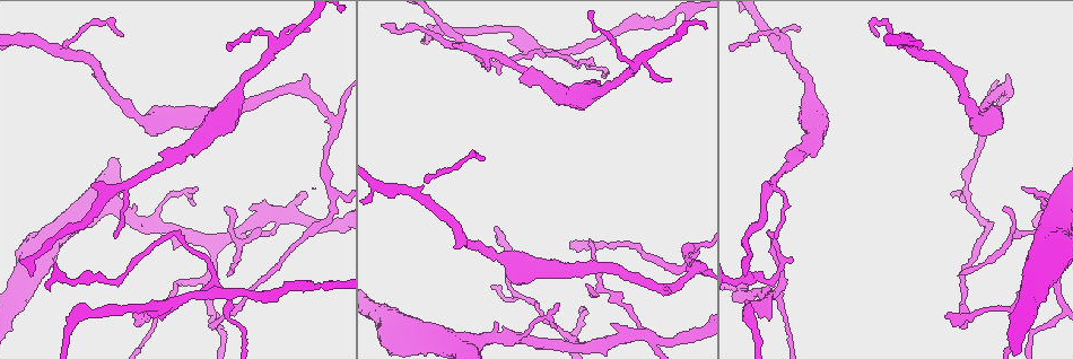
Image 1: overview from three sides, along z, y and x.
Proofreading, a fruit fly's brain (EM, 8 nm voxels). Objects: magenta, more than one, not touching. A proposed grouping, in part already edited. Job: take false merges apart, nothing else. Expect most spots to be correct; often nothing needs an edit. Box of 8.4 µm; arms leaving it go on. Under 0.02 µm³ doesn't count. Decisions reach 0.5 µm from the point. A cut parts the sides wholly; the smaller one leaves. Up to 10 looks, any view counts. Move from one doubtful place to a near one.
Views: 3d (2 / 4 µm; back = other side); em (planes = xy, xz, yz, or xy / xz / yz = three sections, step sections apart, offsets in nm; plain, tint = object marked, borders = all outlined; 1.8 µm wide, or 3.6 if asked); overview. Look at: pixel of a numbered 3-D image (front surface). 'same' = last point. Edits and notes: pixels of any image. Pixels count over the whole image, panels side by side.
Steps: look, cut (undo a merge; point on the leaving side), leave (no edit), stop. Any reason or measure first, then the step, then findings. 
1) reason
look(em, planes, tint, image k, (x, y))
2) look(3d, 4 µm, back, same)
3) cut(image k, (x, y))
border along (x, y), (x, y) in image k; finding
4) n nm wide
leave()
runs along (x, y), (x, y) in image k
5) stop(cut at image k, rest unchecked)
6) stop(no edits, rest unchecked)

side arm on a straight run
look(3d, 4 µm, image 1, (692, 270))

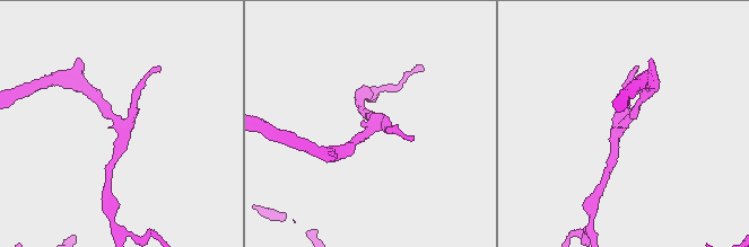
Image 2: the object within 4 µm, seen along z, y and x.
3 arms
look(em, xz, step 8, tint, image 2, (621, 126))

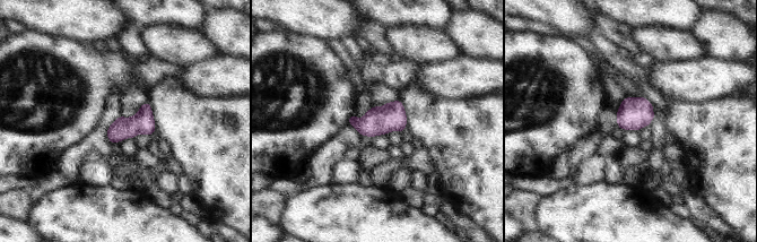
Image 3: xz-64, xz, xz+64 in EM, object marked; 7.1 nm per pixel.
cut it another way
look(em, planes, borders, same)

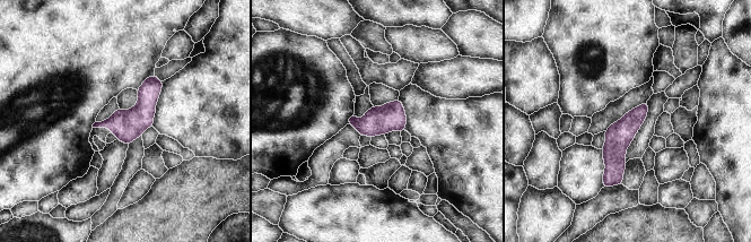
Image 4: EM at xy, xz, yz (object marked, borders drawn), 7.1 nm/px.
leave()
runs along (645, 106), (618, 137), (605, 183) in image 4; one neuron here

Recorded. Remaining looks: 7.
sudden change in width
look(3d, 4 µm, back, image 1, (570, 335))

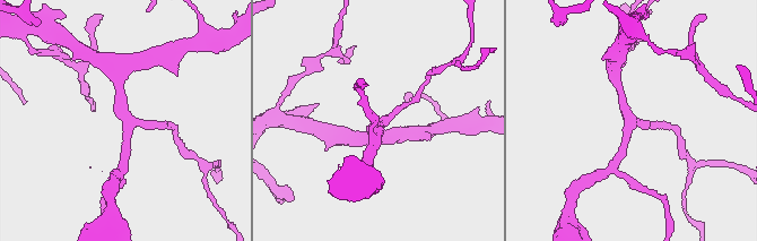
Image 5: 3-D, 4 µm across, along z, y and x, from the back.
3 arms; need the tissue
look(em, yz, step 4, borders, image 5, (128, 116))

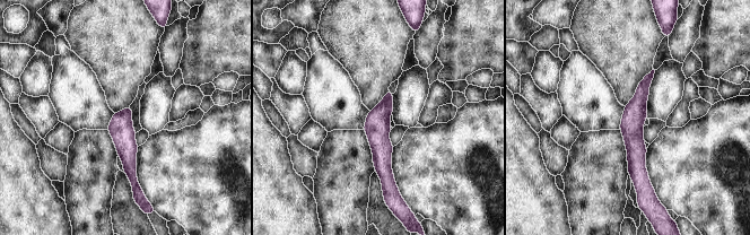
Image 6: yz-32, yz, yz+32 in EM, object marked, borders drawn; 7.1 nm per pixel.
look(em, xz, step 4, borders, same)

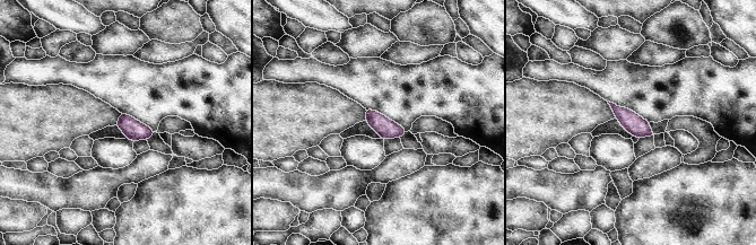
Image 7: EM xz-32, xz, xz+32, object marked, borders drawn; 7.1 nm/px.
leave()
all the same neuron

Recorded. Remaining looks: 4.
abrupt turn
look(em, xz, step 8, tint, image 1, (641, 334))

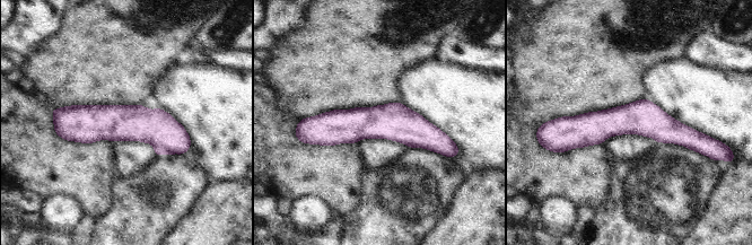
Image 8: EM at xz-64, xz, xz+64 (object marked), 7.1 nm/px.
leave()
one neuron here

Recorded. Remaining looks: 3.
a fork
look(3d, 2 µm, image 1, (416, 192))

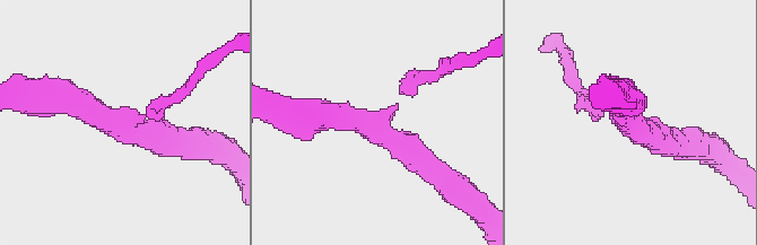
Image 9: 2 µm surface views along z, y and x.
need the tissue
look(em, planes, borders, image 9, (381, 129))

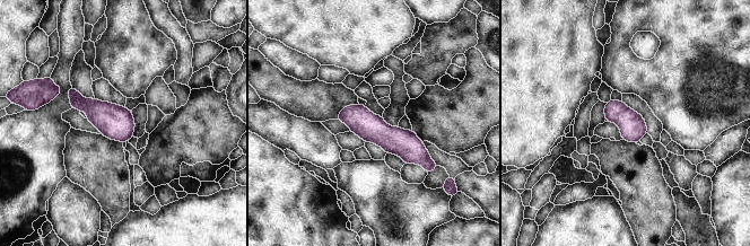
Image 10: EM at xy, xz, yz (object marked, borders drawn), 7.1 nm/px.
190 nm wide
leave()
runs along (341, 115), (357, 117), (429, 163) in image 10; all the same neuron

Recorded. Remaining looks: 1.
stop(no edits, rest unchecked)

